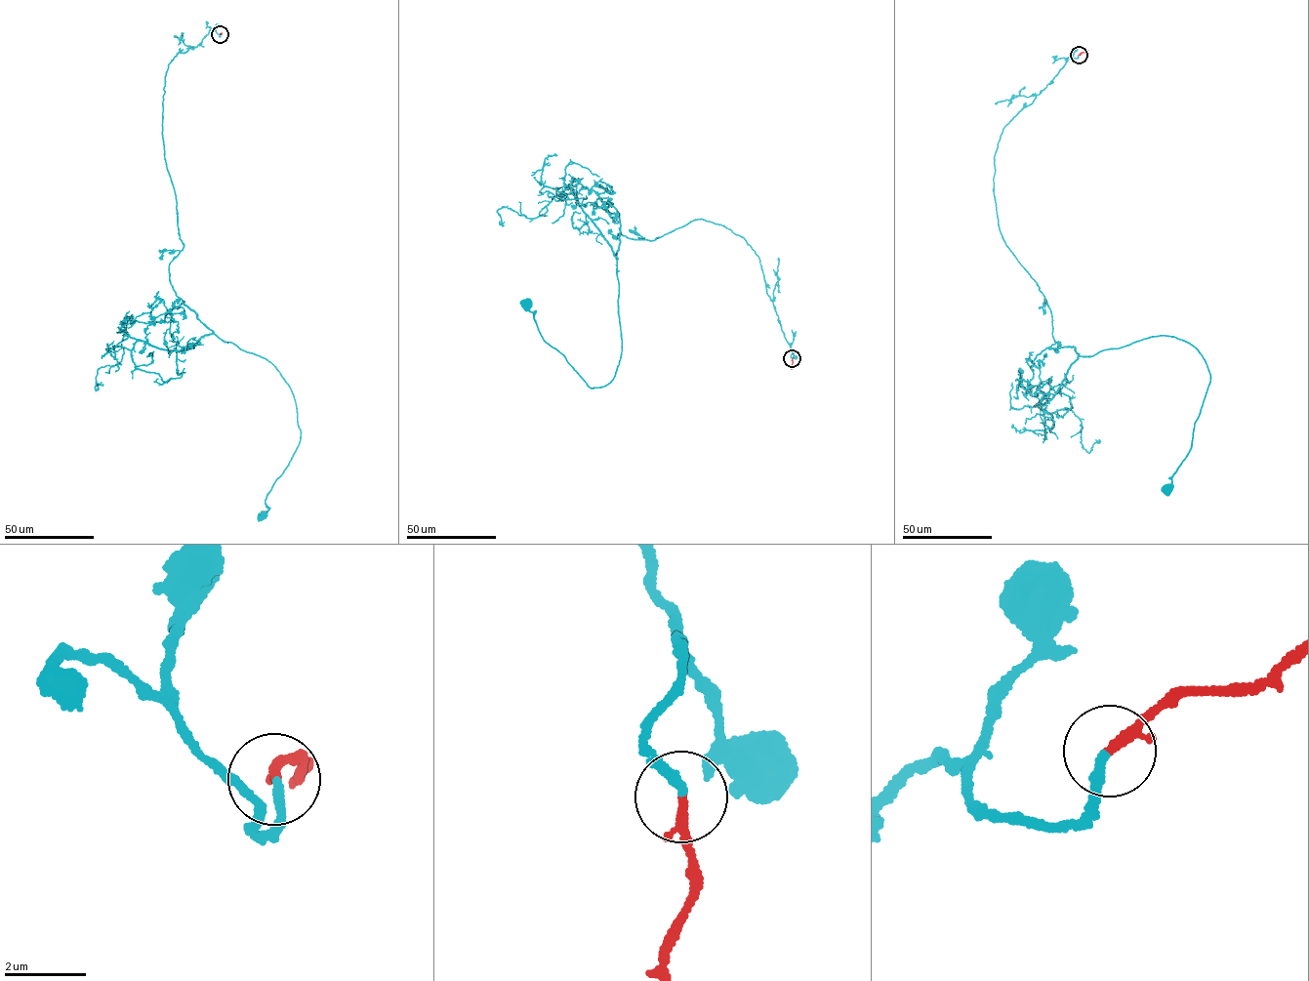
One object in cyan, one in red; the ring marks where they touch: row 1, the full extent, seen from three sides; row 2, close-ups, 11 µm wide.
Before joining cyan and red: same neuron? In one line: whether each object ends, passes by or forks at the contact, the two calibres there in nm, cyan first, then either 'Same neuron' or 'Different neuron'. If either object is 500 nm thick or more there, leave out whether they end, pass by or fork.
At the ring cyan ends. At the ring red ends. Thickness 220 nm (cyan) against 240 nm. Same neuron

